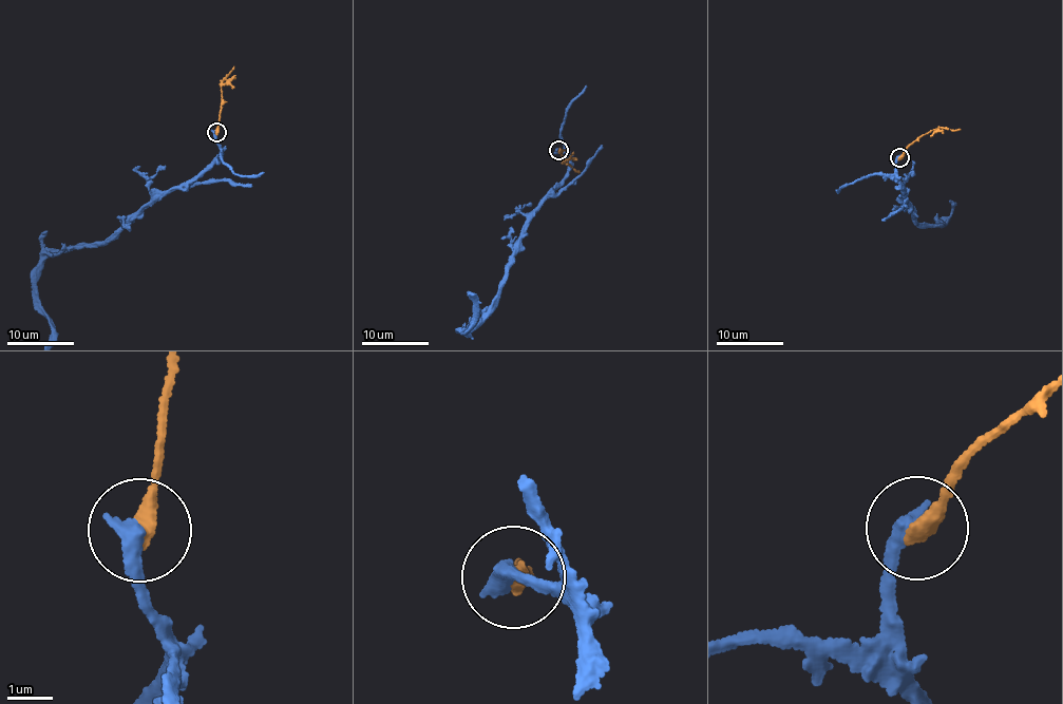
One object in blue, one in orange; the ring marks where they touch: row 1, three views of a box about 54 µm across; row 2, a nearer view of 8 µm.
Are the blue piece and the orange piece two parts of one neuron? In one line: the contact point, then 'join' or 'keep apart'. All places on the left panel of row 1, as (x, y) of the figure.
place (216, 132); keep apart

